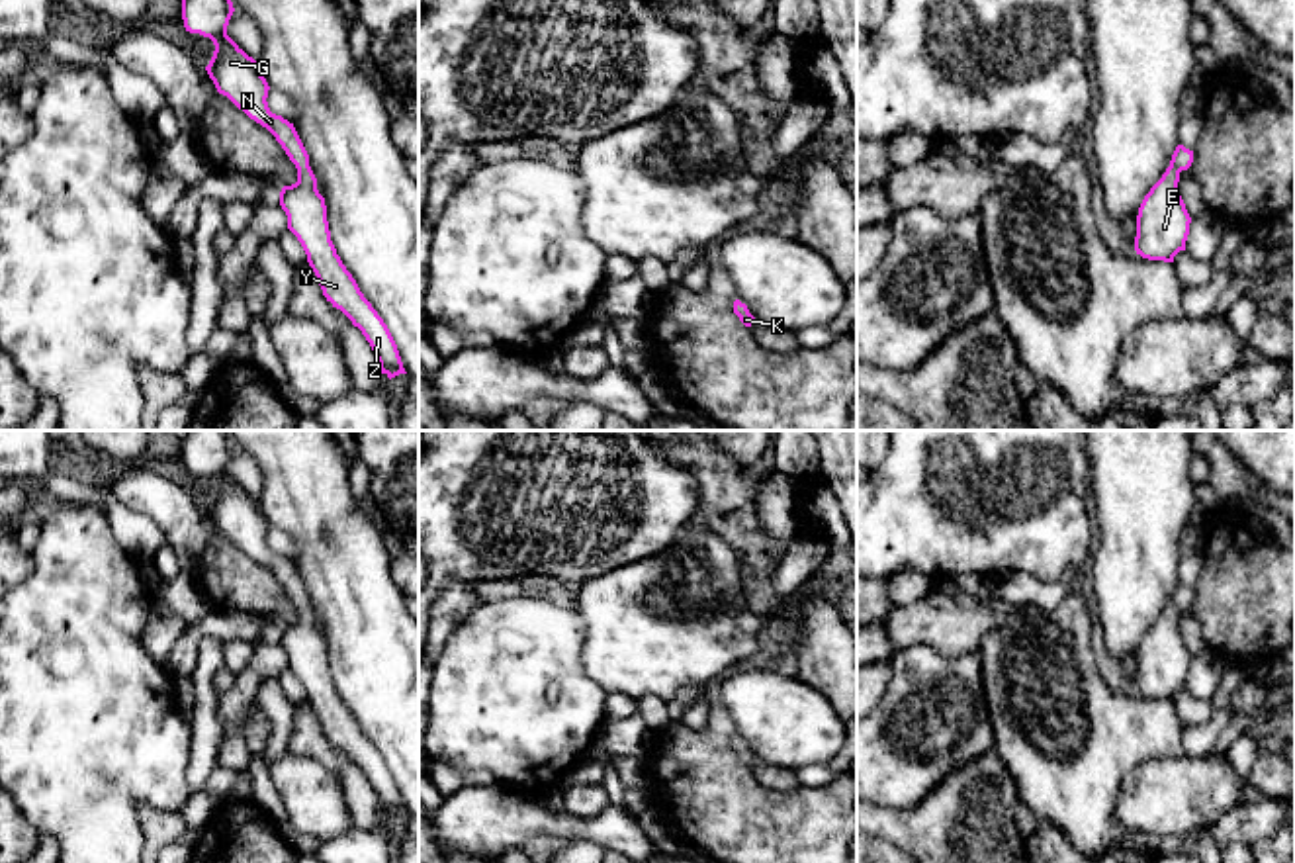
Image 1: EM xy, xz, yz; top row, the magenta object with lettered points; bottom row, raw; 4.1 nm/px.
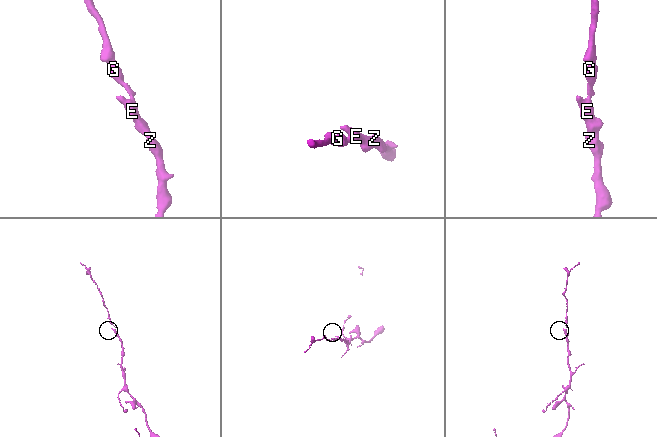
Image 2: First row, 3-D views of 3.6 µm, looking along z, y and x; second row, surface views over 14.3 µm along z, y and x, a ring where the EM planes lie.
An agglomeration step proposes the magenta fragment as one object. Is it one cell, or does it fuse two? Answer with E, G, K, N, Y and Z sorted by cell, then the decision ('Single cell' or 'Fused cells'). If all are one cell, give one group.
Groups: E G K N Y Z. Single cell

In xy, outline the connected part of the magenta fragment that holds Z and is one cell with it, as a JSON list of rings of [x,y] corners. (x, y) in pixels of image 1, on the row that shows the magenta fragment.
[[[182,0],[186,31],[209,37],[215,45],[205,70],[217,92],[266,127],[297,168],[297,182],[282,188],[280,205],[288,215],[288,229],[297,237],[307,254],[323,295],[362,331],[376,352],[381,374],[389,380],[407,374],[387,325],[364,297],[336,254],[331,241],[325,198],[317,190],[309,155],[293,123],[270,112],[266,102],[270,86],[258,63],[227,35],[233,12],[231,0]]]

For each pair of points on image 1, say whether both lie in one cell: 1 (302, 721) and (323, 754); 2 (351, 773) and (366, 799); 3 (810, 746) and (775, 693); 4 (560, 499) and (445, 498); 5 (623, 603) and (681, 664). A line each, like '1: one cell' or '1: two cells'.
1: one cell
2: one cell
3: one cell
4: one cell
5: one cell

